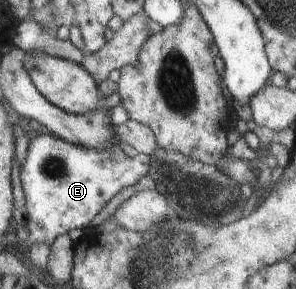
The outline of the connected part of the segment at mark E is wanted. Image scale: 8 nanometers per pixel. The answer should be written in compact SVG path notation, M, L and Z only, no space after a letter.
M45 130L38 136L33 135L22 165L21 182L27 207L26 243L30 246L38 241L51 244L56 236L68 234L72 229L85 231L116 193L128 185L136 185L148 175L148 169L149 155L128 157L119 145L98 151L68 143Z

